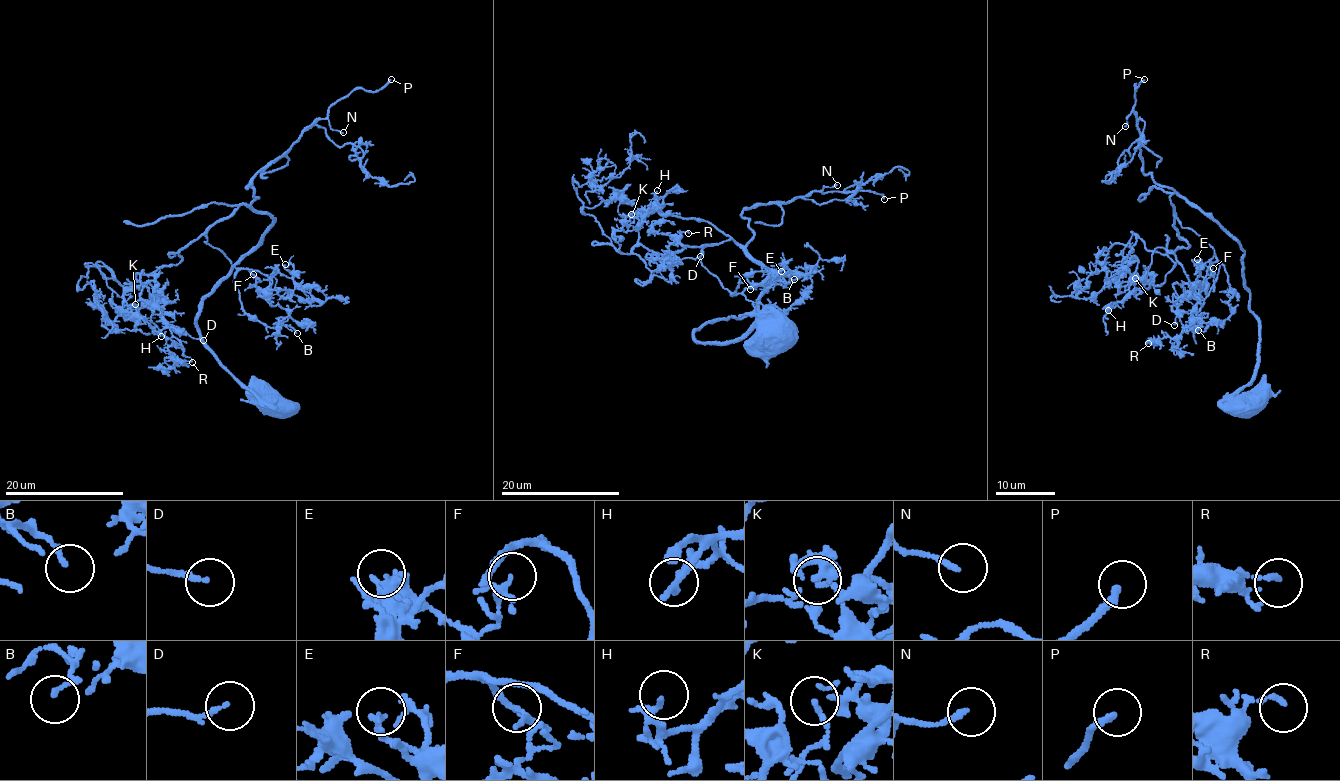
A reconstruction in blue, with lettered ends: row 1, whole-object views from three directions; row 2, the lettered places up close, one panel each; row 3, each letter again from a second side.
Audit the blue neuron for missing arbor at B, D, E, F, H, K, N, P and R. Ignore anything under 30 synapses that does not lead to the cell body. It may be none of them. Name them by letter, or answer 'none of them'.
N, P

